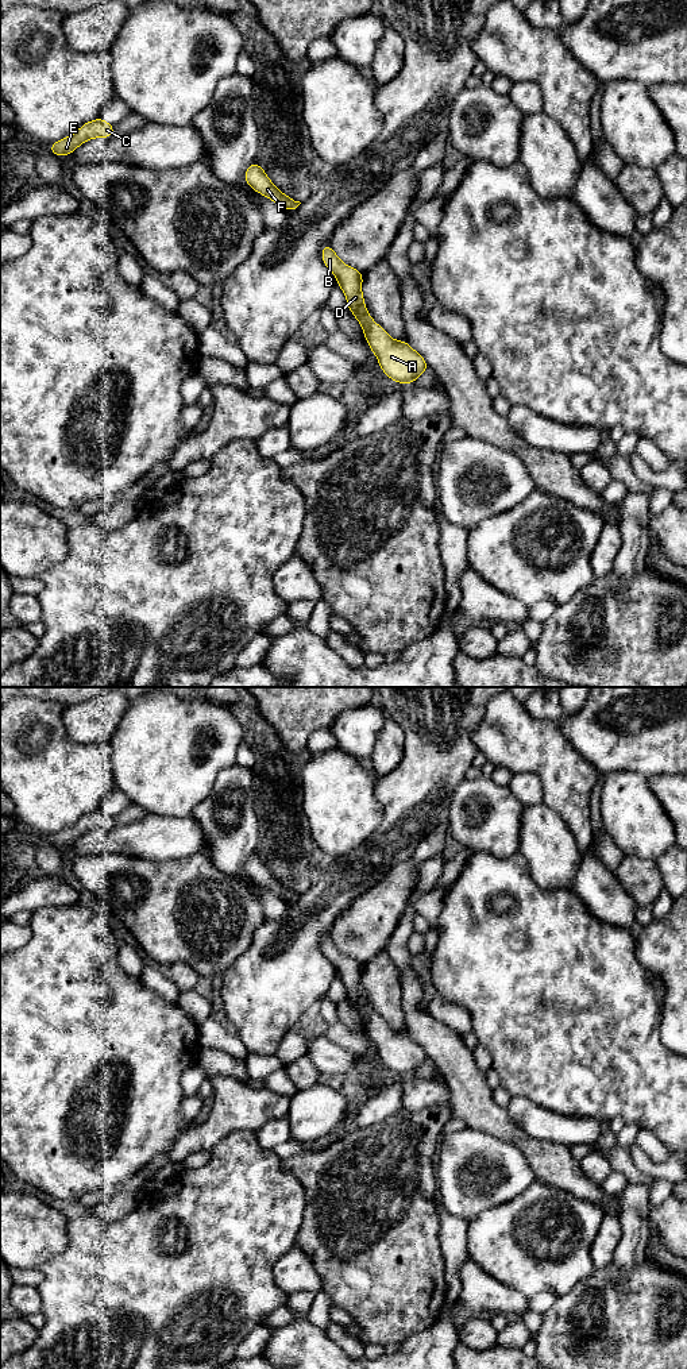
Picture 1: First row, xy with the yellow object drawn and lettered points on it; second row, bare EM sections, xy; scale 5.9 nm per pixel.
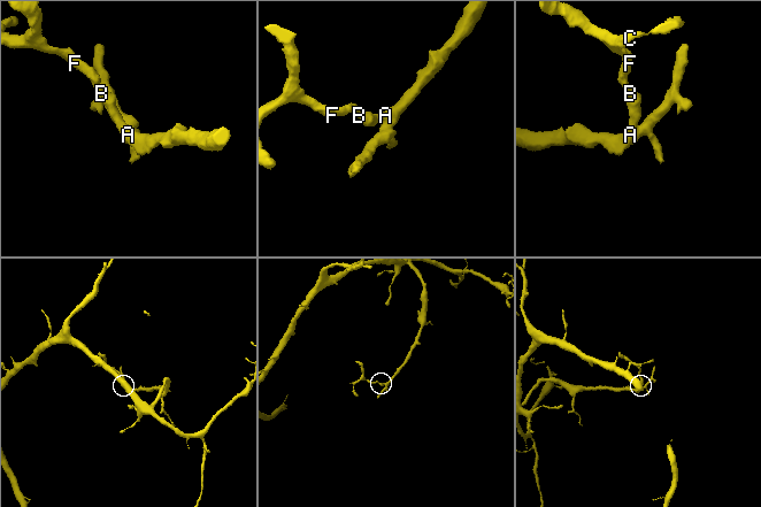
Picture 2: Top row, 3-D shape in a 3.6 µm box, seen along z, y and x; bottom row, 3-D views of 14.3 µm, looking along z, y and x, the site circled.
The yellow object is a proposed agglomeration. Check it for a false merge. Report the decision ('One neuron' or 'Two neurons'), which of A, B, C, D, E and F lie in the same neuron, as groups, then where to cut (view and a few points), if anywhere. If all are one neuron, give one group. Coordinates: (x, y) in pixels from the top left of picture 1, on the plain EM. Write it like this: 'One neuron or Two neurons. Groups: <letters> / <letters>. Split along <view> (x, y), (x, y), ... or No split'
One neuron. Groups: A B C D E F. No split

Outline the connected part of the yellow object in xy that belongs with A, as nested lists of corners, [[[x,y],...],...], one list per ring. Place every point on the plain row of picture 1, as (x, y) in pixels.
[[[329,936],[323,937],[321,948],[325,957],[335,965],[337,977],[346,986],[348,1000],[363,1019],[371,1042],[377,1046],[383,1064],[398,1075],[414,1075],[428,1061],[425,1050],[406,1031],[393,1031],[366,1002],[362,987],[363,964],[344,956]]]

